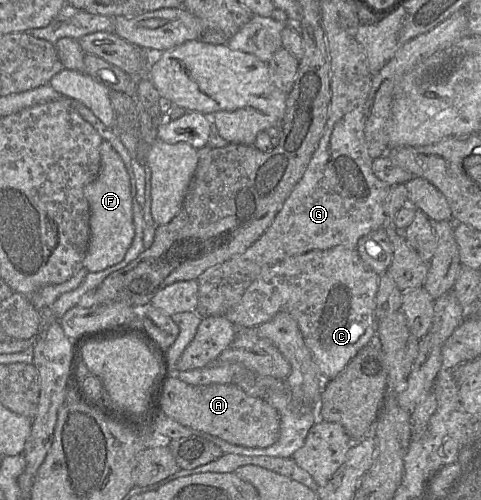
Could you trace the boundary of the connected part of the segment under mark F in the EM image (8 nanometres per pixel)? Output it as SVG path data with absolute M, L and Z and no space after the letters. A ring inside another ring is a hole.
M103 140L100 145L101 167L98 177L84 189L90 206L90 240L83 267L89 272L99 272L120 263L135 235L133 222L131 182L120 155Z

